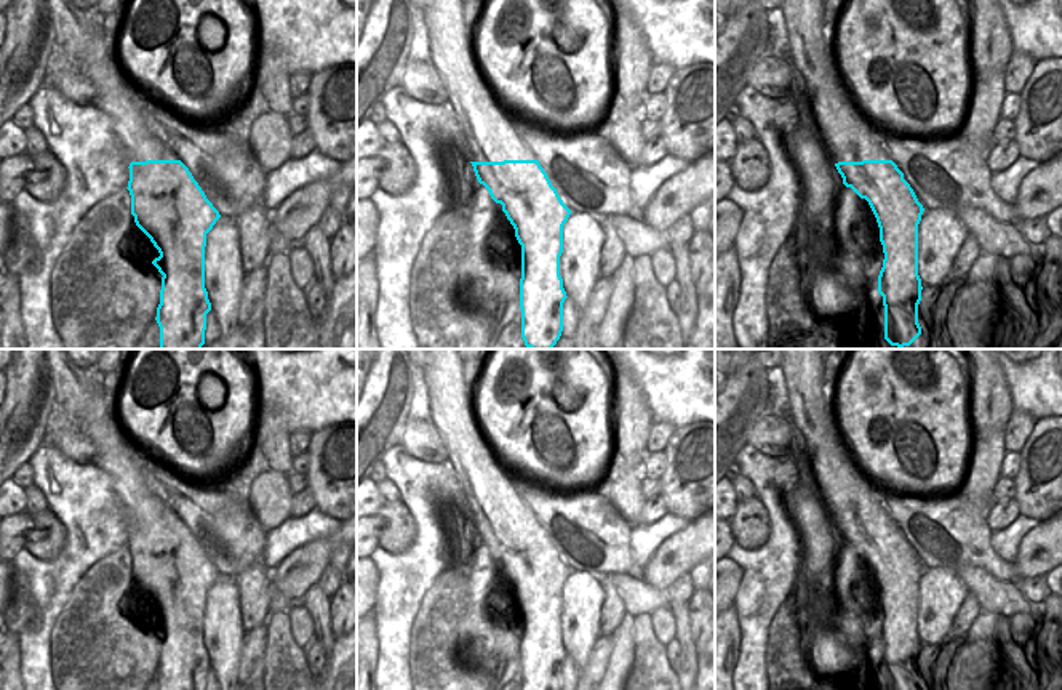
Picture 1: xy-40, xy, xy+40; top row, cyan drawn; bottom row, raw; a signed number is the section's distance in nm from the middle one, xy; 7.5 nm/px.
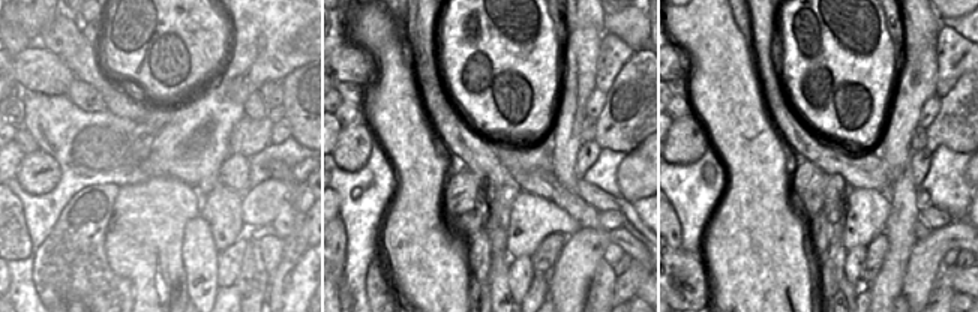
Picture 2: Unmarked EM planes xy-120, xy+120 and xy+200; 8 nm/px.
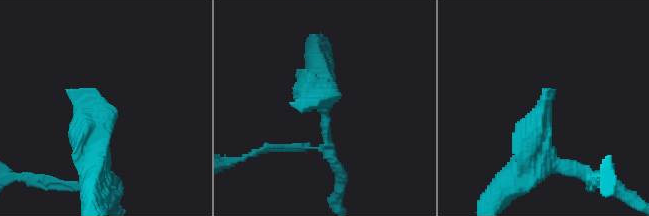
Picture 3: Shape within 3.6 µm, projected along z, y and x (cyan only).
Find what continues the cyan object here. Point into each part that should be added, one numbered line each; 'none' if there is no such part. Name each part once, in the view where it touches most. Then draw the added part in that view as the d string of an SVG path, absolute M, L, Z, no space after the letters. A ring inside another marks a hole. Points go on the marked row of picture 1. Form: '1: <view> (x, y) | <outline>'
1: xy (490, 135) | M429 0L424 16L430 61L443 77L448 102L464 128L462 144L470 162L536 160L480 75L464 24L464 2Z

